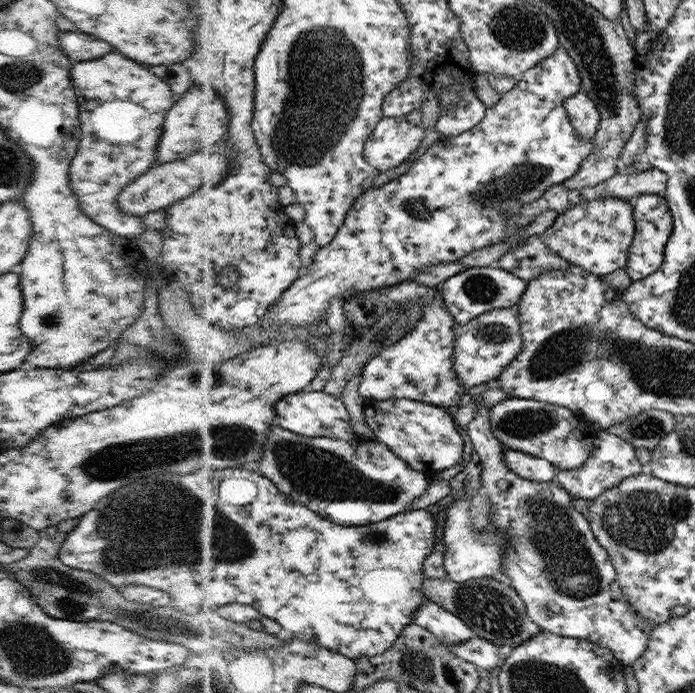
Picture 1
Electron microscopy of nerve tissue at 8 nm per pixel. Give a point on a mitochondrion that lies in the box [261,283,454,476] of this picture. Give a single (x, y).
(404, 320)

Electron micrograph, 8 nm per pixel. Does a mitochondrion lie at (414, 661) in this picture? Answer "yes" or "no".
yes

